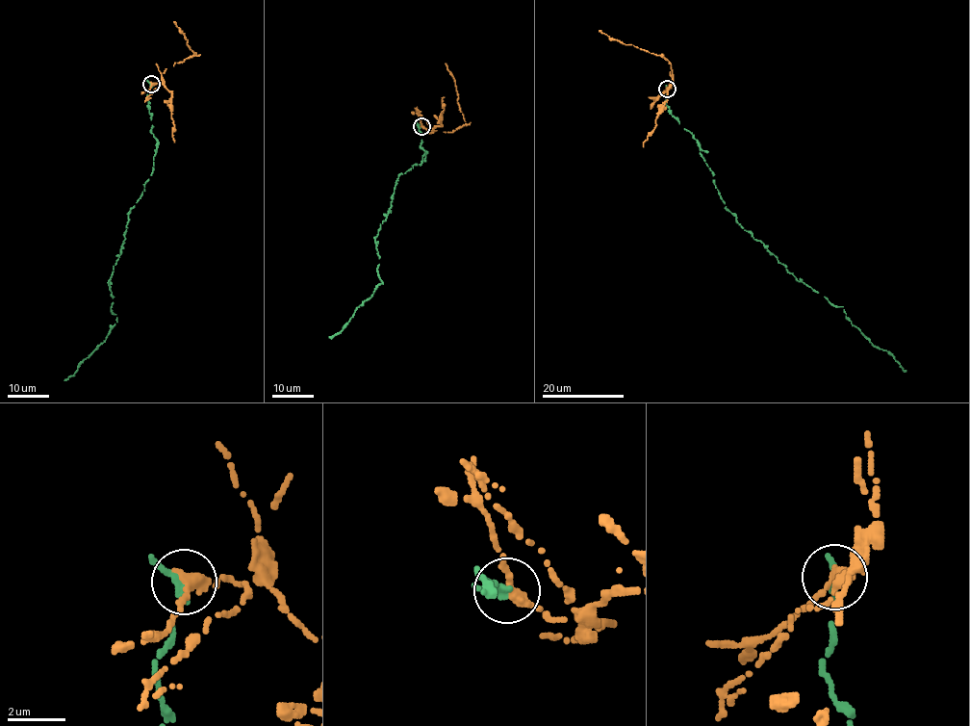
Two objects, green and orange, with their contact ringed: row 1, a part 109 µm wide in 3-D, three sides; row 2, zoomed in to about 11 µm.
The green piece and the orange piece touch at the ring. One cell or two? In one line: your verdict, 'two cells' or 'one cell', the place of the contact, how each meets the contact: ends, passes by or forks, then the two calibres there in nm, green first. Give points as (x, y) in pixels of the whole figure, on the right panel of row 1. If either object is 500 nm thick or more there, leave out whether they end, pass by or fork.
two cells | (667, 89) | green ends | orange passes by | 340/320 nm

